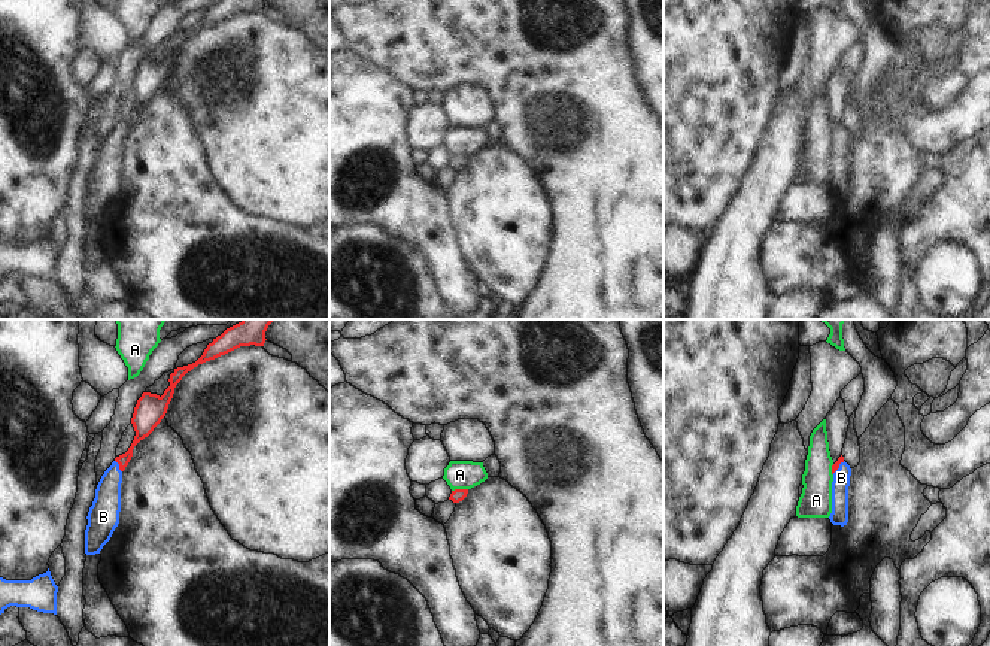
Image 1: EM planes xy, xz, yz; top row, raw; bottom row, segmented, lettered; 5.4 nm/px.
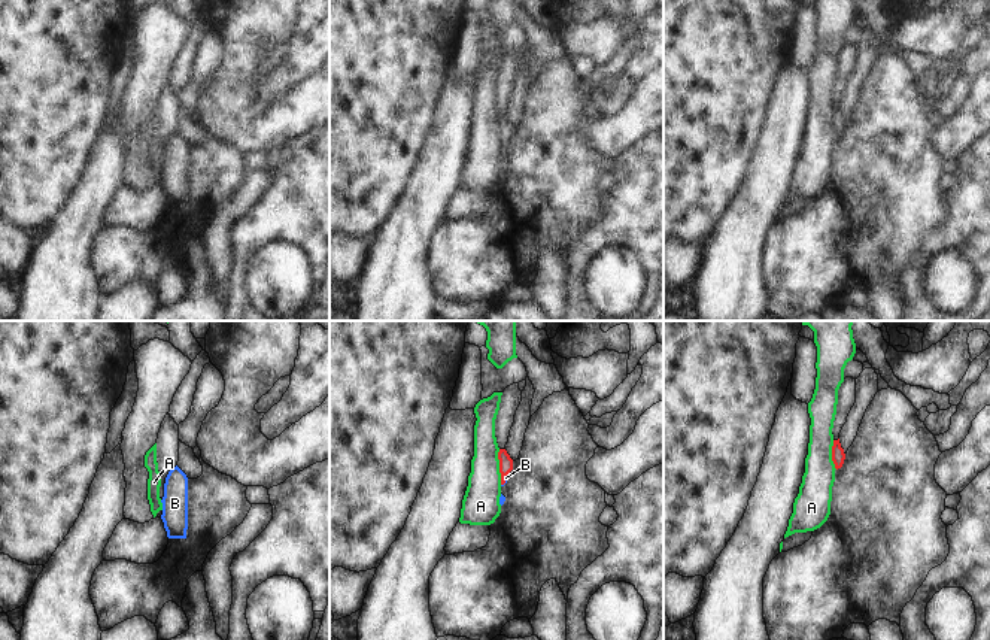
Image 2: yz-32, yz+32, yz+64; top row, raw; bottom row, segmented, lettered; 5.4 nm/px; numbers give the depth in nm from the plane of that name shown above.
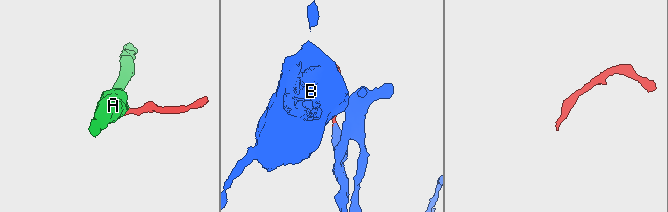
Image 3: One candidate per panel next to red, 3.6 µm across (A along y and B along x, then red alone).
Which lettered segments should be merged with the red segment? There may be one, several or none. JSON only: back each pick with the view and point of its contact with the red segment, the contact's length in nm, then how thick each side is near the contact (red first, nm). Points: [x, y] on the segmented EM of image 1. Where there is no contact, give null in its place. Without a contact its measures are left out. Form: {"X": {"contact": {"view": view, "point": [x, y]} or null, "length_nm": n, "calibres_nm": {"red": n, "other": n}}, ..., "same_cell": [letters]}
{"B": {"contact": {"view": "xy", "point": [120, 466]}, "length_nm": 80, "calibres_nm": {"red": 100, "other": 160}}, "same_cell": ["B"]}

